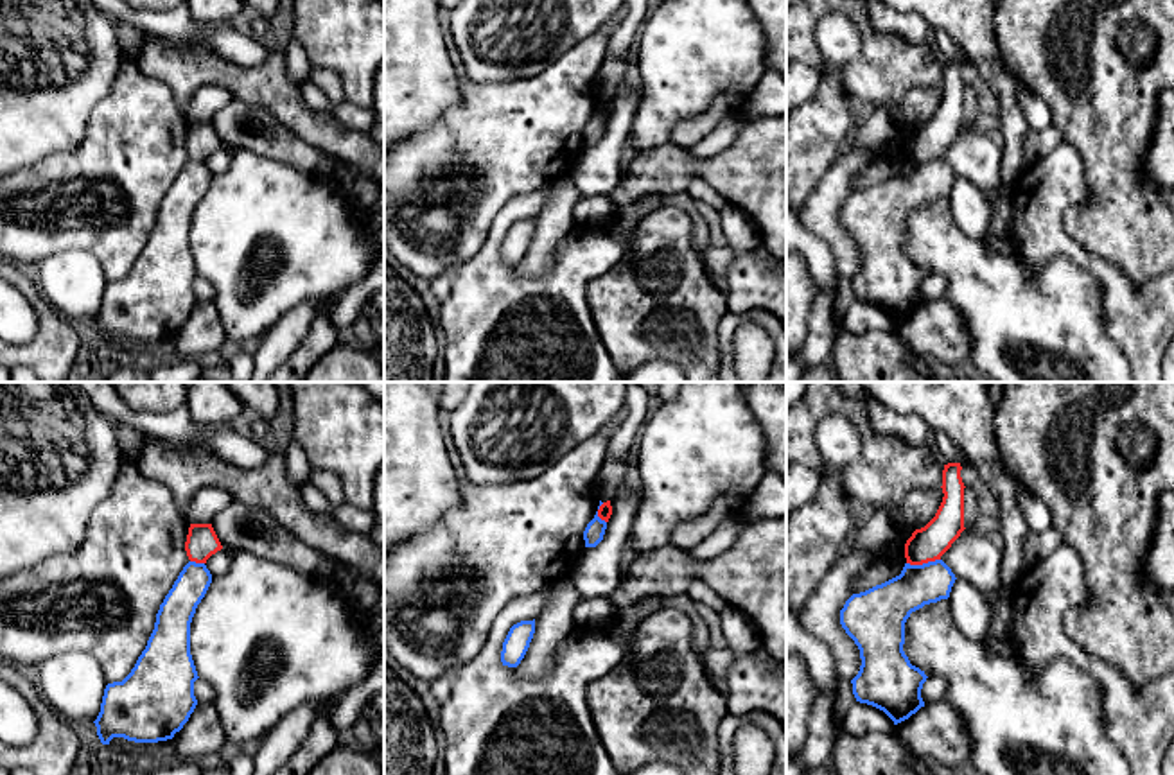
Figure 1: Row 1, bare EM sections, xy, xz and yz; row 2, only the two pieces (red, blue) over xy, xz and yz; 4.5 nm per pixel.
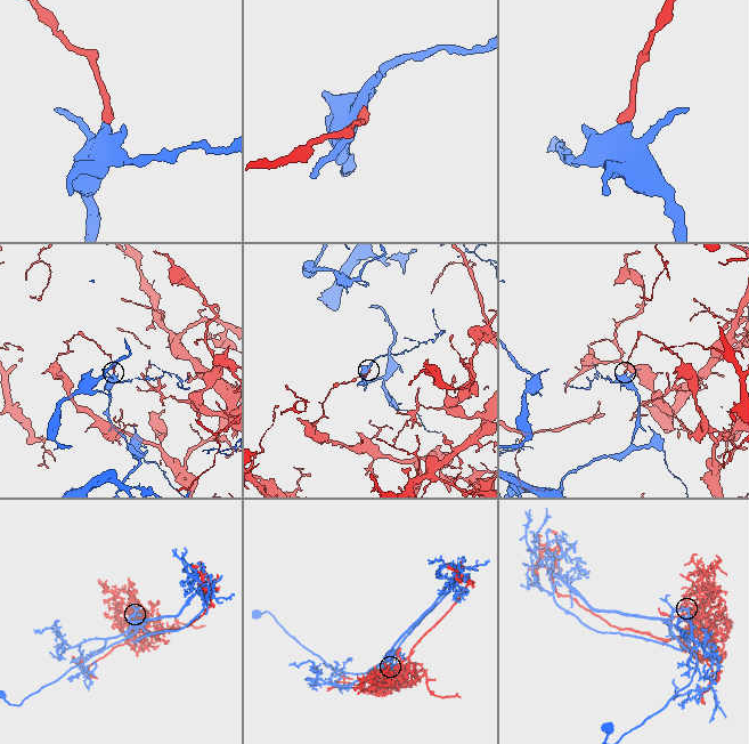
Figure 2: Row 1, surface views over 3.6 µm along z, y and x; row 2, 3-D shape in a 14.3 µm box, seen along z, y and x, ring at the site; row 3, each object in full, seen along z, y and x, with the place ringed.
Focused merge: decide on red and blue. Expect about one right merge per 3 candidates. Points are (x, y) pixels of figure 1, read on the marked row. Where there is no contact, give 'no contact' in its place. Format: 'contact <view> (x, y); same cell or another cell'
contact yz (923, 562); another cell

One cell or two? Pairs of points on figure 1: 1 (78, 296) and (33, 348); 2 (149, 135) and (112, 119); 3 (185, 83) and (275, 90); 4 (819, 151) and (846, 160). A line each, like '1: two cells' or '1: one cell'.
1: two cells
2: one cell
3: one cell
4: two cells

